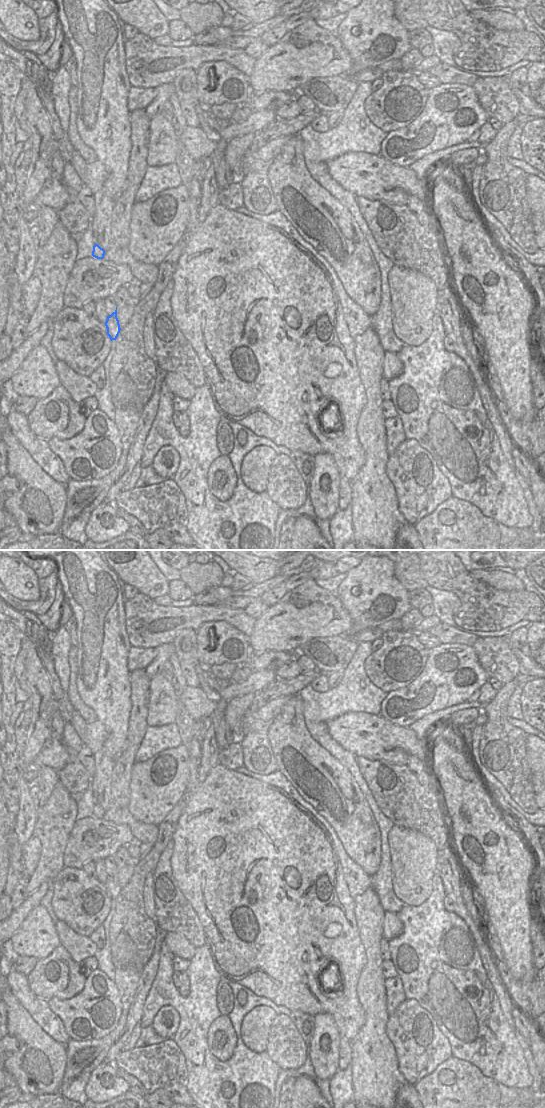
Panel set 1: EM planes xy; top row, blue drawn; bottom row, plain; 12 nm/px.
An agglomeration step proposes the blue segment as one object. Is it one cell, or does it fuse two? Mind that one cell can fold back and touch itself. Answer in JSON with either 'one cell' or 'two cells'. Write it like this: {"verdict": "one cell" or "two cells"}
{"verdict": "one cell"}

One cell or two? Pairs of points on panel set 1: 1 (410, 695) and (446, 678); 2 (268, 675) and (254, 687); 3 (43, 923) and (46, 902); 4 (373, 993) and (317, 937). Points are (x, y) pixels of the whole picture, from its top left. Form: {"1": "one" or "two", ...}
{"1": "one", "2": "one", "3": "two", "4": "two"}

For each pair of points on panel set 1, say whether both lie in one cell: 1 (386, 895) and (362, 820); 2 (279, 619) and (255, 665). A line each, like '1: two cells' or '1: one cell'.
1: two cells
2: two cells

